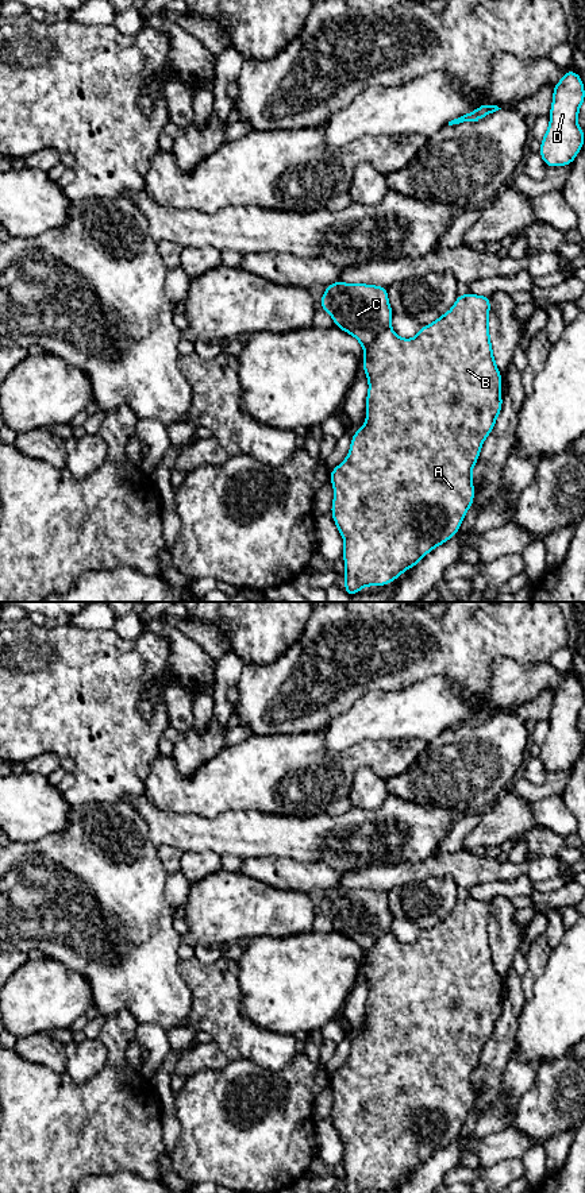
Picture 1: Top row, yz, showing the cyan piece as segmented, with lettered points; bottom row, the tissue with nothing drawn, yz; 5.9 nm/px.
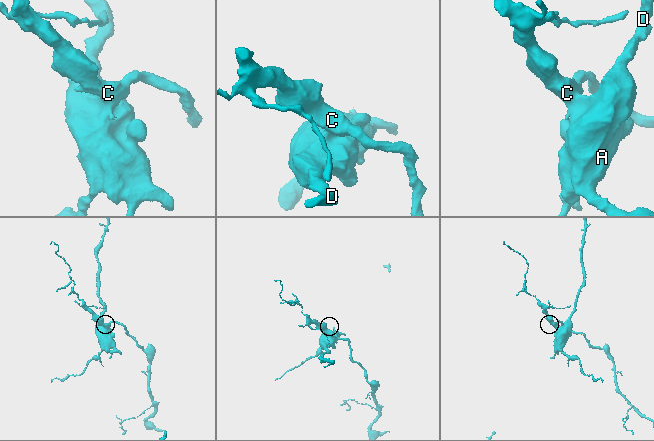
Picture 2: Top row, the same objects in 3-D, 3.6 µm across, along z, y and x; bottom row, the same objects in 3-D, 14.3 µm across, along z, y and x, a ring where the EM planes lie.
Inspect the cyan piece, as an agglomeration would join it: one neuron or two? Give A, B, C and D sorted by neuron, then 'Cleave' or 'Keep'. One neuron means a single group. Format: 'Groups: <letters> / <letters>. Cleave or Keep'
Groups: A B D / C. Cleave

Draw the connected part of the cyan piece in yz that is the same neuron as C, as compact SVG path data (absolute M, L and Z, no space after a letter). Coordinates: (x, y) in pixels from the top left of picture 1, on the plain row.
M336 885L327 889L319 912L331 919L335 931L359 946L365 960L395 920L388 892L367 888Z

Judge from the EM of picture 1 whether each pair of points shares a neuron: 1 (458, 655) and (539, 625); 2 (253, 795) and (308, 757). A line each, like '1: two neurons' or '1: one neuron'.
1: one neuron
2: one neuron

